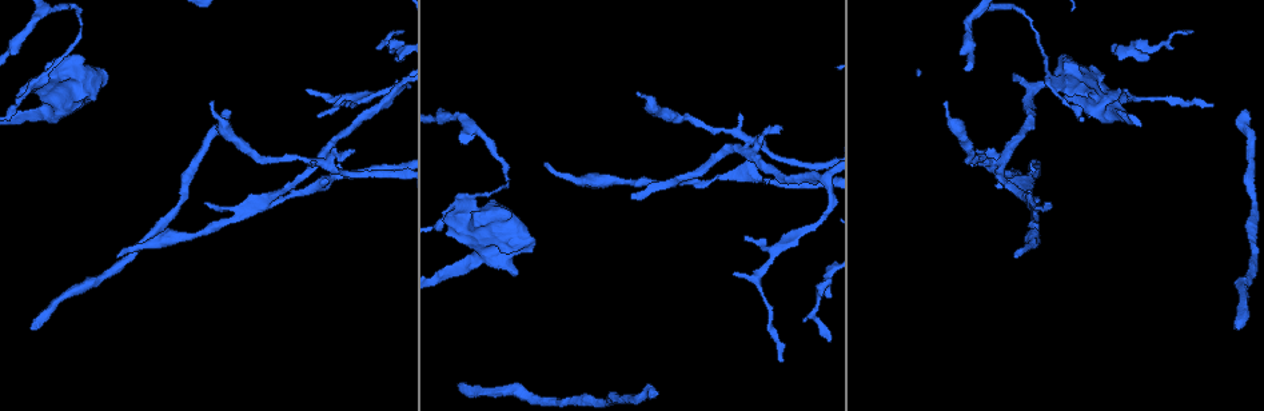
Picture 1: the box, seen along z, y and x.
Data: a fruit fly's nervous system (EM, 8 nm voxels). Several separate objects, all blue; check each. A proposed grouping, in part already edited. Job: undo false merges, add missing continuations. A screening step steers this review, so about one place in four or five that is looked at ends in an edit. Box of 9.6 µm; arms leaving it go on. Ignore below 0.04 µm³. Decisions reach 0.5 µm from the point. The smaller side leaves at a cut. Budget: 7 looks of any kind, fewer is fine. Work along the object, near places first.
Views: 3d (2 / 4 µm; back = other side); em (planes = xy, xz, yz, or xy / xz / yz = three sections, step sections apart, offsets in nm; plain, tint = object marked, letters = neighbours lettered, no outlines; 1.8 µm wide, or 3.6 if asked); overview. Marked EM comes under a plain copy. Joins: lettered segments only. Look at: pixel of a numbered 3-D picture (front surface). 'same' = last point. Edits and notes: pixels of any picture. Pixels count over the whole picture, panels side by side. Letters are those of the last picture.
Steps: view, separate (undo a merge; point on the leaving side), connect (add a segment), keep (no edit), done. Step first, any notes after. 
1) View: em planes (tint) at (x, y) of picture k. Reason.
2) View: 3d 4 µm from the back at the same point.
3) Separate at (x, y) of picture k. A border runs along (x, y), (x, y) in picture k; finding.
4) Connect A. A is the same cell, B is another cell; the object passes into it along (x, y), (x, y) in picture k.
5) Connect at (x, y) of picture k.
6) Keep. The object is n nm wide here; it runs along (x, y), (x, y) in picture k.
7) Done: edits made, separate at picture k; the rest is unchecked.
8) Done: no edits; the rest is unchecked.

View: em planes (letters) at (947, 100) of picture 1. End of a long branch.

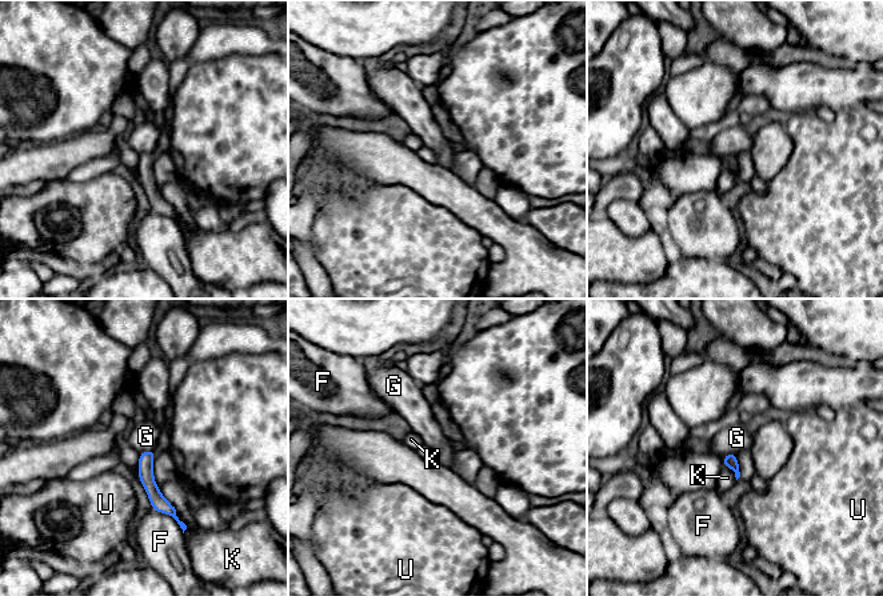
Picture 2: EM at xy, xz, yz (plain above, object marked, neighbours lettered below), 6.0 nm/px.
Keep. F, G, K and U are other cells; a border runs along (155, 450), (143, 450), (140, 452) in picture 2; no lettered segment goes on from it.

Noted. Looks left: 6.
View: 3d 2 µm at (1050, 86) of picture 1. Free end.

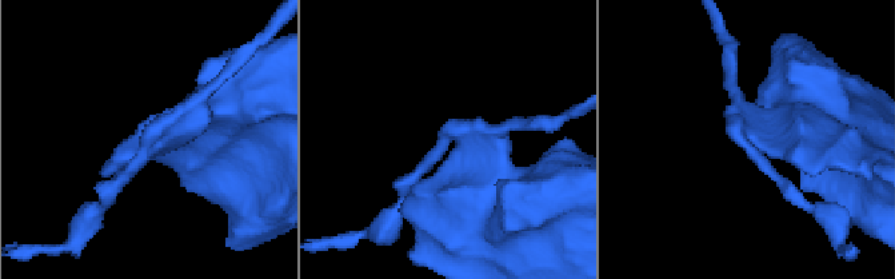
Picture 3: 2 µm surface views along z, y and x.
View: em planes (letters) at (744, 145) of picture 3. Now the EM.

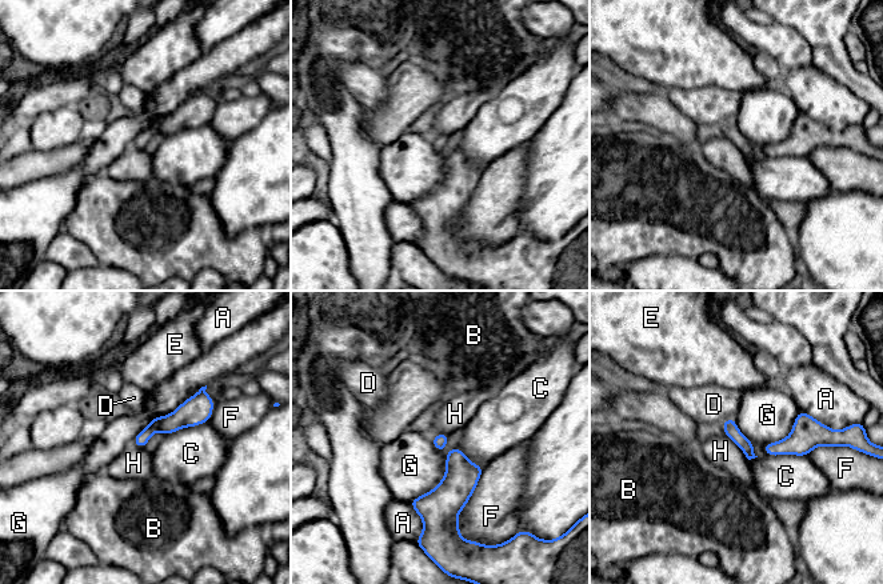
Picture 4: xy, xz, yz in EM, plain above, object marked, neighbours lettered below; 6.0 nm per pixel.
Separate at (143, 436) of picture 4. A, B, C, D, E, F, G and H are other cells; a second cell is stuck on.

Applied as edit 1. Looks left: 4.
View: 3d 4 µm at (1238, 329) of picture 1. Free end.

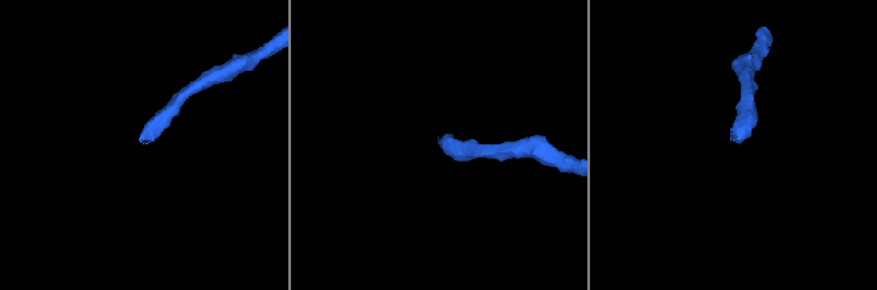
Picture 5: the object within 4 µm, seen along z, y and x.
View: em xz step 4 (tint) at (146, 139) of picture 5. Now the EM.

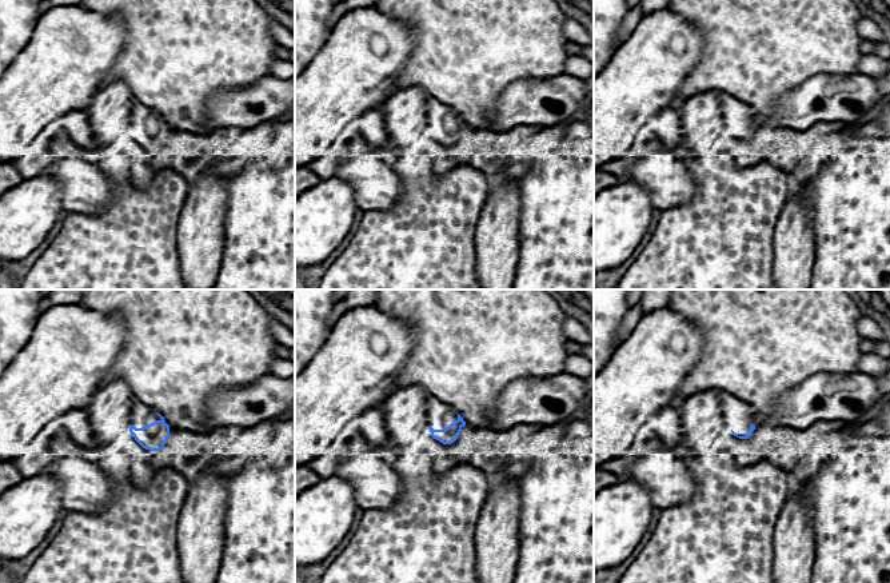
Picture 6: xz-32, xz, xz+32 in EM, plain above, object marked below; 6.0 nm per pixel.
View: em planes (letters) at the same point.

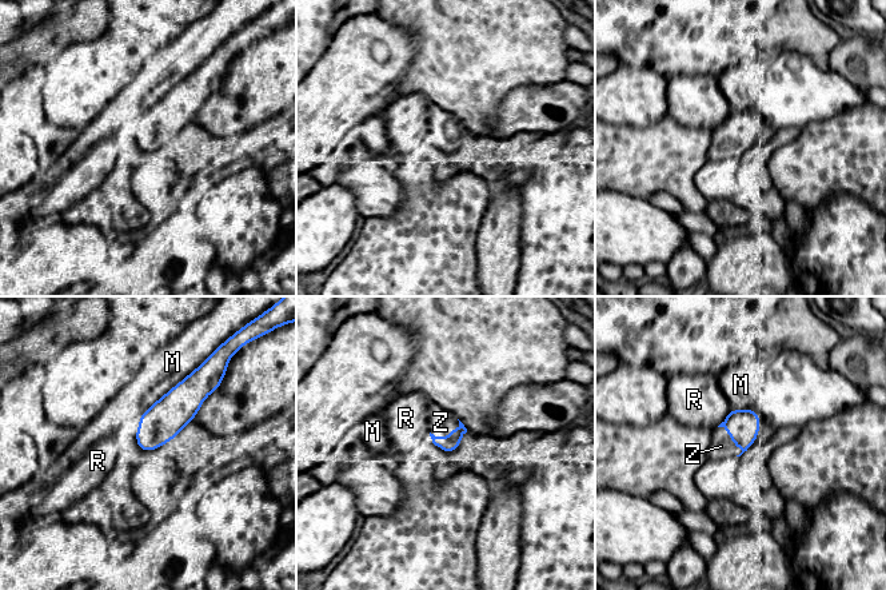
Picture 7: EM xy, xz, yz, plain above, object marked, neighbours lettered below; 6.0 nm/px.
Connect Z. The longest contact is with M, 460 nm; Z is the same cell, M and R are other cells; the object passes into it along (453, 442), (447, 437), (440, 422) in picture 7; it goes on there.

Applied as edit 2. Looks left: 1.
Done: edits made, separate at picture 4, connect at picture 7; the rest is unchecked.

